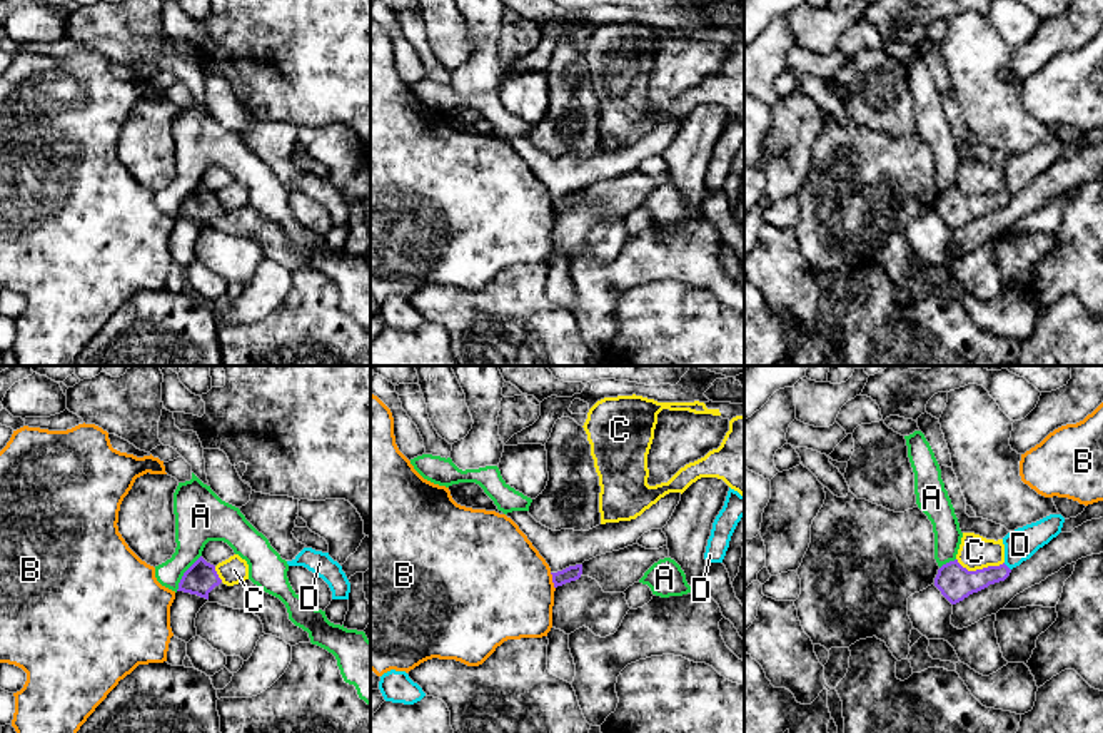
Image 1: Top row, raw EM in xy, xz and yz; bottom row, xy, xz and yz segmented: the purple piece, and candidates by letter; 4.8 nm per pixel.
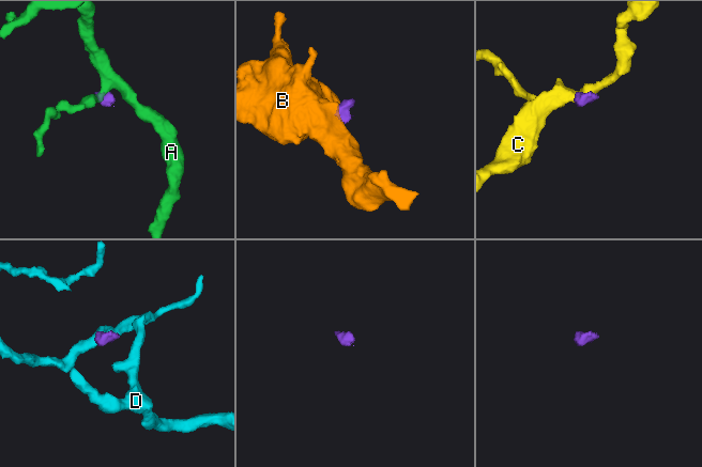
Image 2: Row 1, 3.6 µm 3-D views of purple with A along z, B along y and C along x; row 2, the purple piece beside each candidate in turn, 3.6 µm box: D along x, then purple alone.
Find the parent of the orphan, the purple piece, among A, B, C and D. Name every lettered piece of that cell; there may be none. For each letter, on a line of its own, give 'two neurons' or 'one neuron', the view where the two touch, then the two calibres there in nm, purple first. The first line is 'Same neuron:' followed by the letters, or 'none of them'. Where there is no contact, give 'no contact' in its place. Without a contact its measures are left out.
Same neuron: none of them
A: two neurons; meets purple in xy; 160 nm thick on the purple side, 200 nm on the other
B: two neurons; meets purple in xz; 70 nm thick on the purple side, 480 nm on the other
C: two neurons; meets purple in yz; 160 nm thick on the purple side, 160 nm on the other
D: two neurons; meets purple in yz; 160 nm thick on the purple side, 160 nm on the other

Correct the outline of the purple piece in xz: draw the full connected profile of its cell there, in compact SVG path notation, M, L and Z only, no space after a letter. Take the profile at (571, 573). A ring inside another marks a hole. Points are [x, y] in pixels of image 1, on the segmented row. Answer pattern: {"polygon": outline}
{"polygon": "M632 544L551 574L554 588L589 576L599 583L604 593L624 593L629 586L639 583L654 563L664 558L669 558L667 544L659 549Z"}

